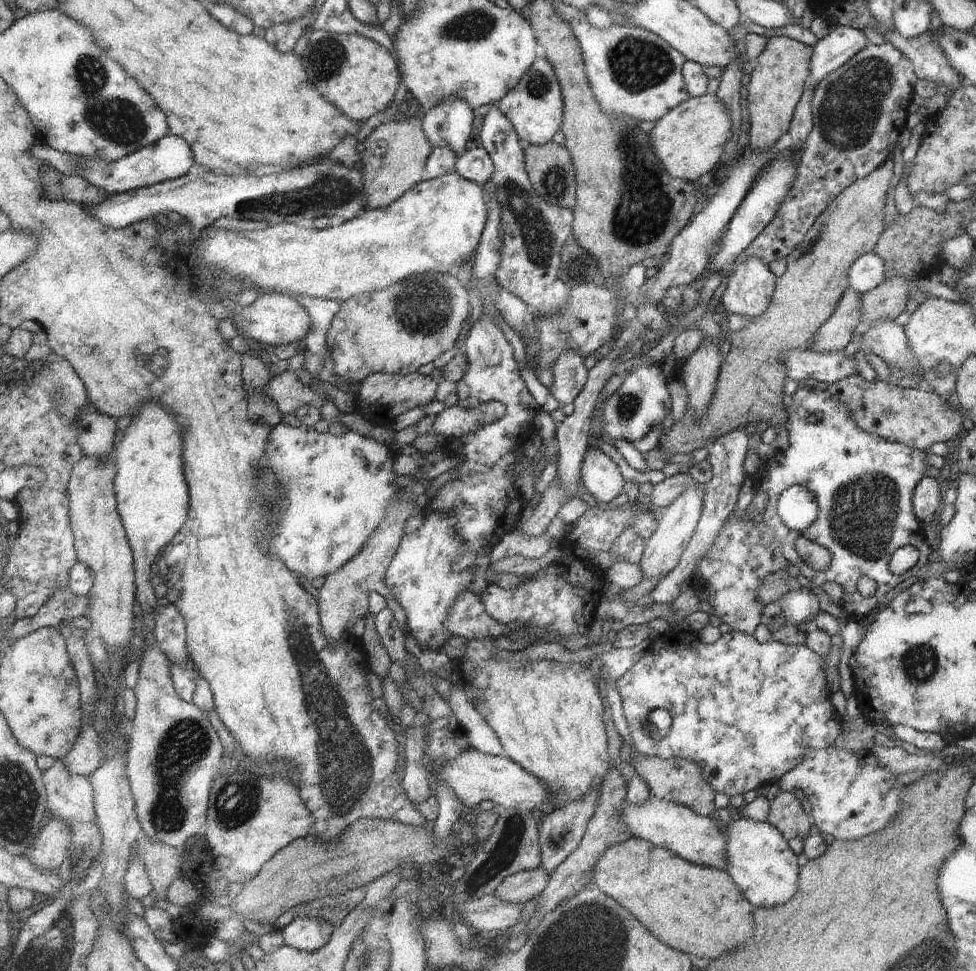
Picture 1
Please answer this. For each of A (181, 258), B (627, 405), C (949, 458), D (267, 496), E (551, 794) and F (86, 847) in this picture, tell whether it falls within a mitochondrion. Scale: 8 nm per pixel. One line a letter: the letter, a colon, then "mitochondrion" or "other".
A: other
B: mitochondrion
C: other
D: mitochondrion
E: other
F: mitochondrion

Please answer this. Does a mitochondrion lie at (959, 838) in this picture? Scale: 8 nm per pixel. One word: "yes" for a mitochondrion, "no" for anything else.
no

